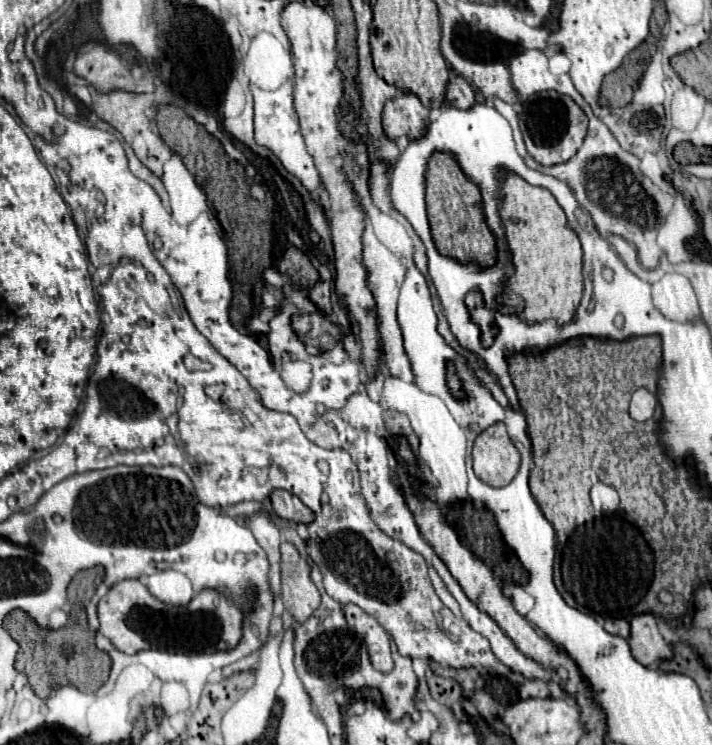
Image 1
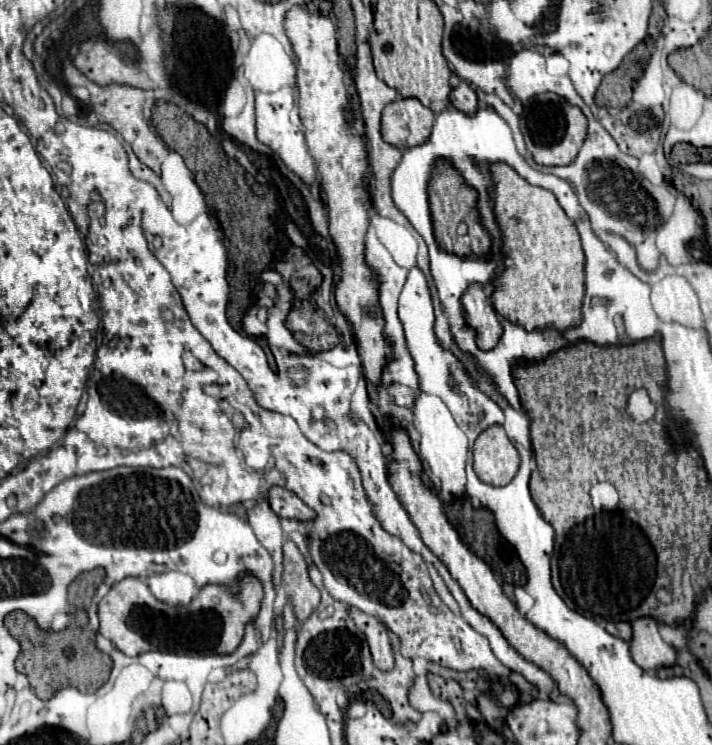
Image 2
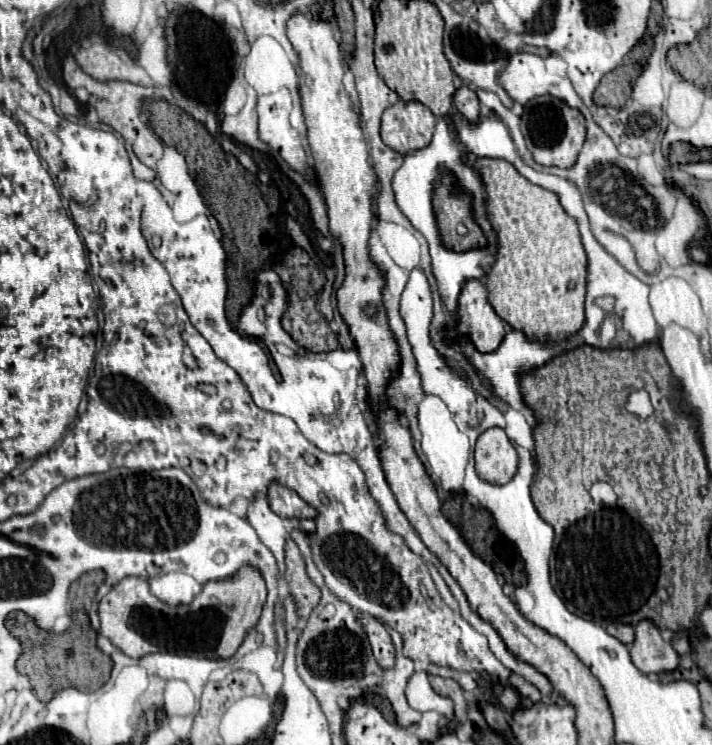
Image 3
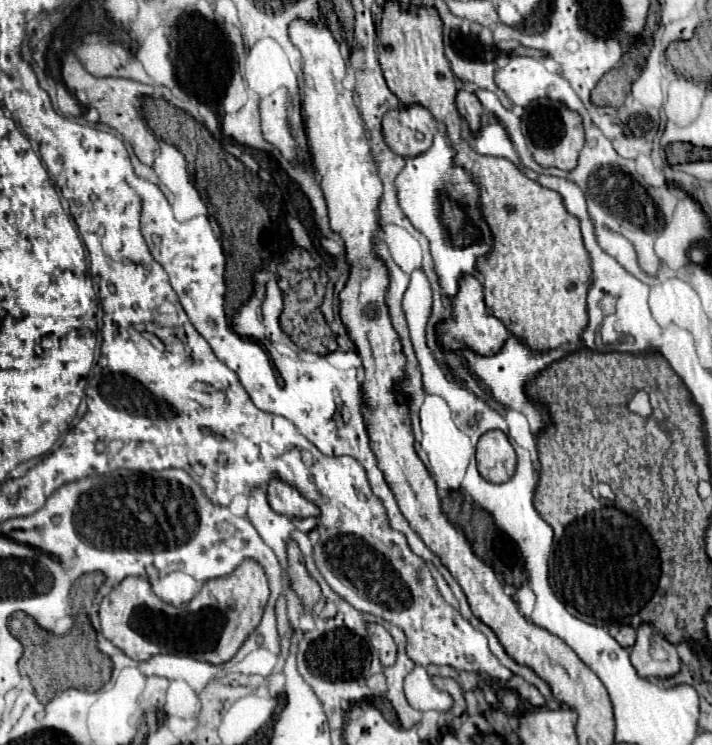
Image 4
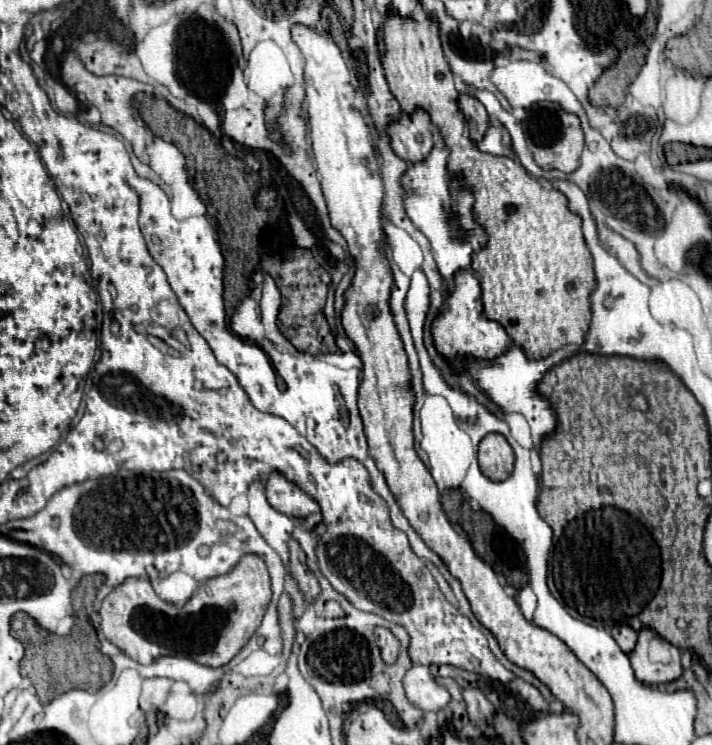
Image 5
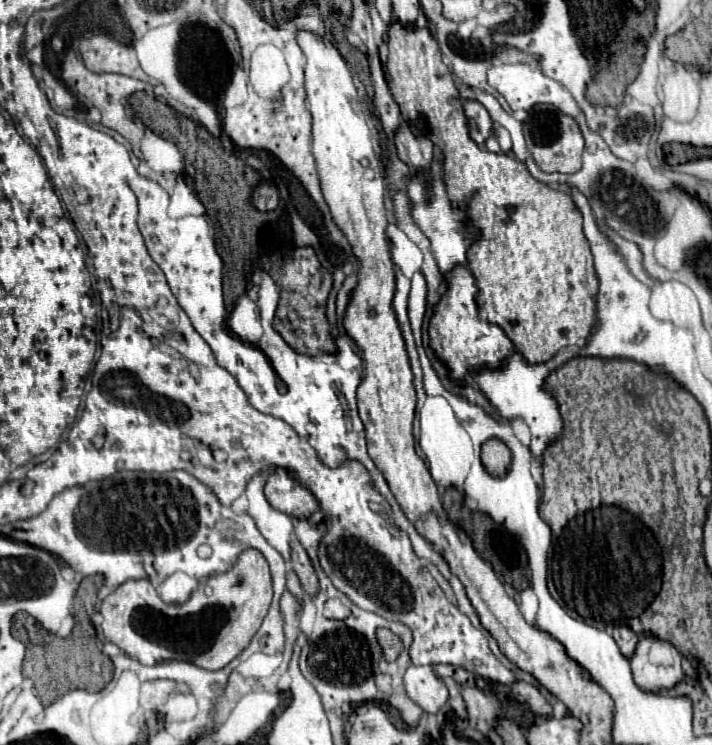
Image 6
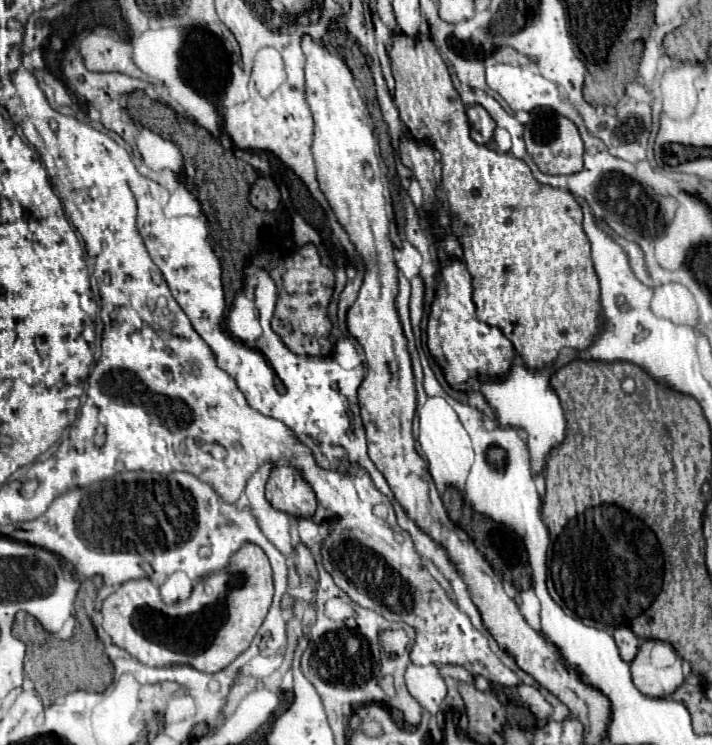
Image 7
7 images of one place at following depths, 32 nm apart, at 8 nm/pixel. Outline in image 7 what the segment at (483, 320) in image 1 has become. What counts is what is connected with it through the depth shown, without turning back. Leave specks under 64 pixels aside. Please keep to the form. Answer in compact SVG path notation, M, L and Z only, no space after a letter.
M460 260L446 264L446 268L438 268L436 296L426 328L432 358L442 368L446 382L460 392L468 392L478 376L502 376L502 372L510 372L510 364L514 364L516 358L512 342L496 326L488 326L476 318L470 280L472 278Z

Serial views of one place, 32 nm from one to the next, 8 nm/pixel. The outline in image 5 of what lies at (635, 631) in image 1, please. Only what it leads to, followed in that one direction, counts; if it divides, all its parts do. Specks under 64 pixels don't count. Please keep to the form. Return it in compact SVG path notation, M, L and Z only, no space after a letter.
M642 630L638 634L630 664L642 684L668 684L682 676L680 650L660 638L654 630Z

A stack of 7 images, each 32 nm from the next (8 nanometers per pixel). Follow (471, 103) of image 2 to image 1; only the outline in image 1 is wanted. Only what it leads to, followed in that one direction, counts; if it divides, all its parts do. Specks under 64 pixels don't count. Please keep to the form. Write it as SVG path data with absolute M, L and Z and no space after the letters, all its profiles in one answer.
M454 76L454 80L448 84L446 100L454 108L470 108L470 104L476 104L476 92L462 76Z

